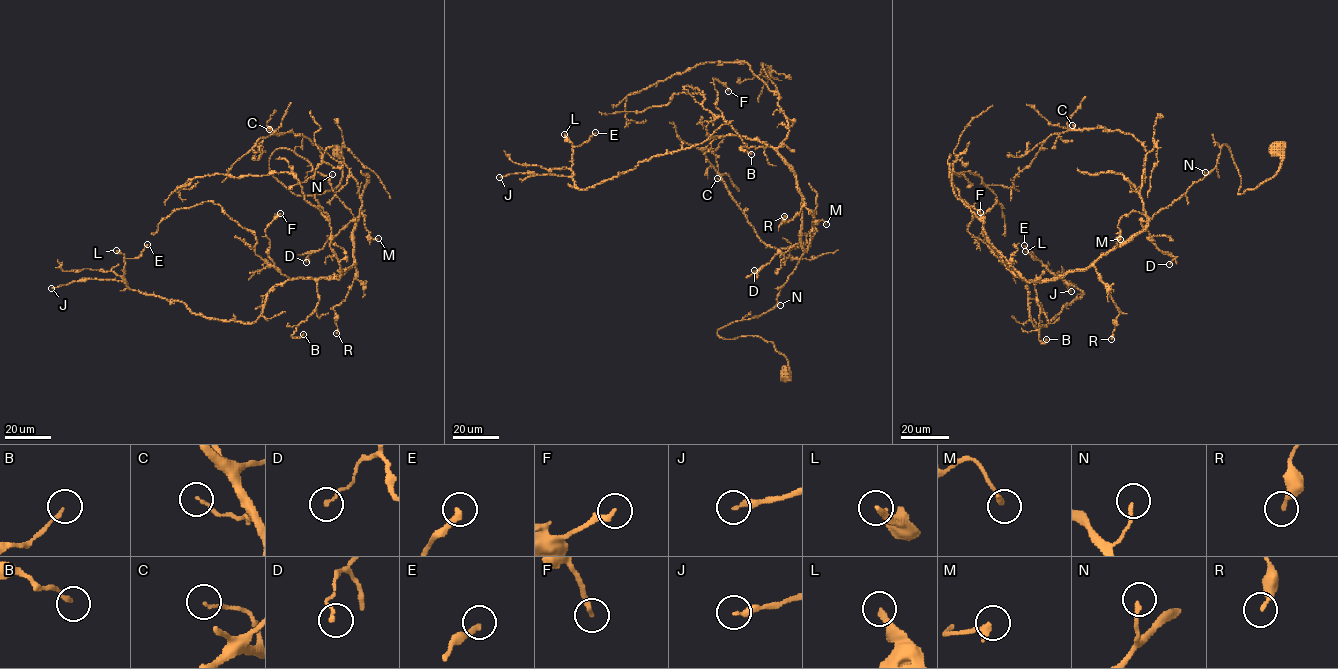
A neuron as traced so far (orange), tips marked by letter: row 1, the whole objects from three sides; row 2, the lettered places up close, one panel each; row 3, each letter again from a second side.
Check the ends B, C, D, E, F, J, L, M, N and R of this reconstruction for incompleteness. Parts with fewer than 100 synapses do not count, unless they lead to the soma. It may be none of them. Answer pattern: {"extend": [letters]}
{"extend": []}

